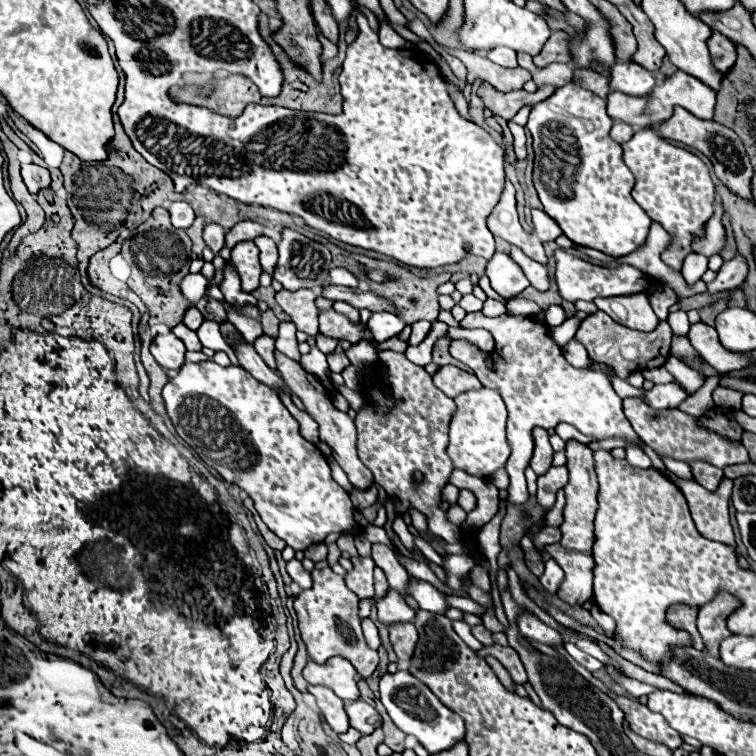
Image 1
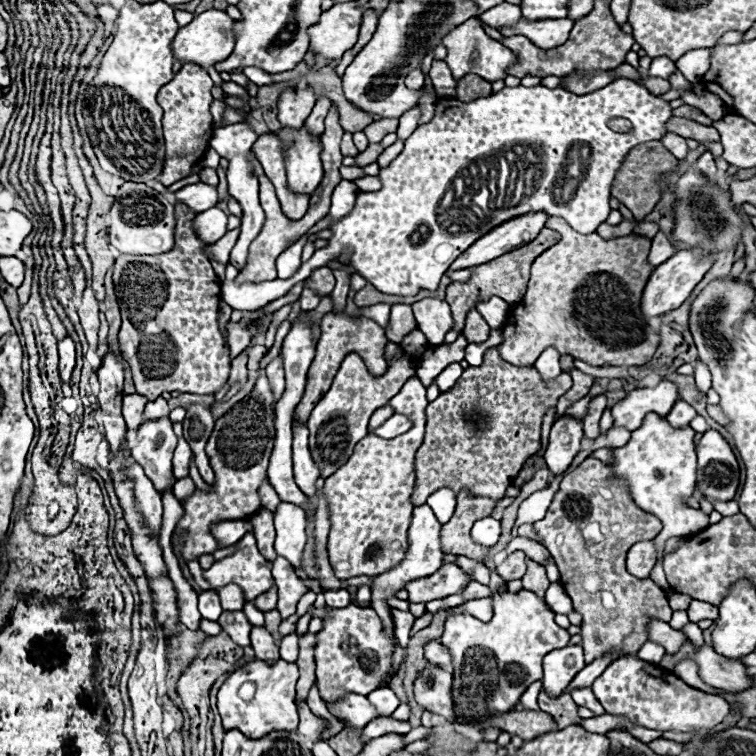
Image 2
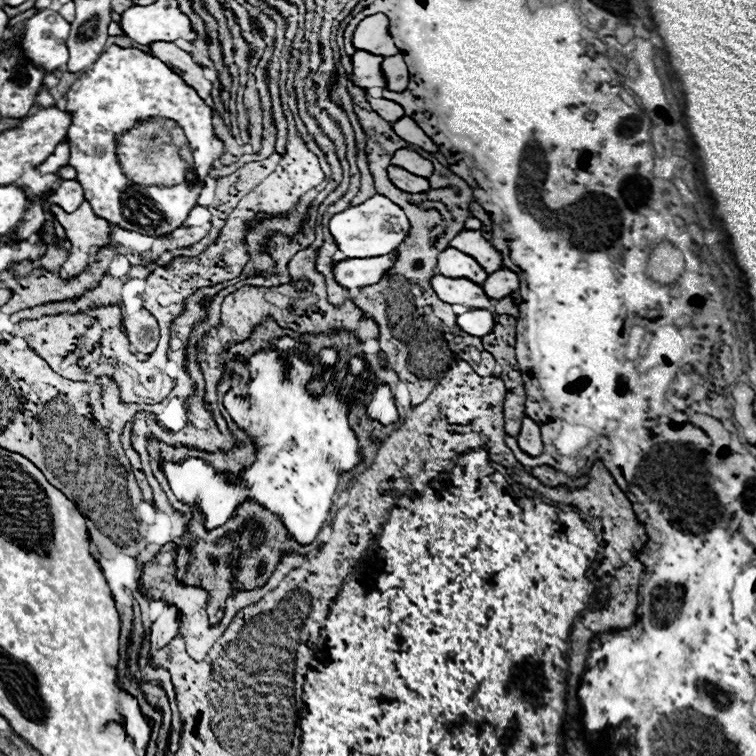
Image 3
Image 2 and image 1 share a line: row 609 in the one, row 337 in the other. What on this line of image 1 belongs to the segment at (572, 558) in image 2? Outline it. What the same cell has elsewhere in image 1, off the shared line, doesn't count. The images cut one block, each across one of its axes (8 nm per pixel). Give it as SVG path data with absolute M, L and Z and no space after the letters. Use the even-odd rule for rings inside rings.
M598 310L582 320L574 338L588 350L588 356L592 362L602 362L602 364L614 366L618 376L626 380L628 374L634 370L664 366L664 362L670 356L672 330L670 330L668 322L658 322L658 328L654 328L654 332L638 332L638 330L626 328L626 326L610 320L610 316L606 316L606 312ZM584 328L588 328L590 334L584 334ZM586 336L590 336L590 338L586 338Z

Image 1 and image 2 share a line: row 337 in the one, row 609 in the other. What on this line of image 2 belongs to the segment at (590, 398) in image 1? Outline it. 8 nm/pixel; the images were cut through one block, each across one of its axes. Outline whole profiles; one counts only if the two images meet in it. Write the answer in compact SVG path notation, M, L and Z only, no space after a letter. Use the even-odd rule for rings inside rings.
M492 592L490 598L494 608L490 622L482 622L470 614L454 614L446 620L440 640L452 656L454 710L462 712L460 722L454 722L454 726L466 736L482 734L492 716L510 712L524 690L532 682L542 680L542 658L570 642L570 634L554 622L554 612L534 592Z

